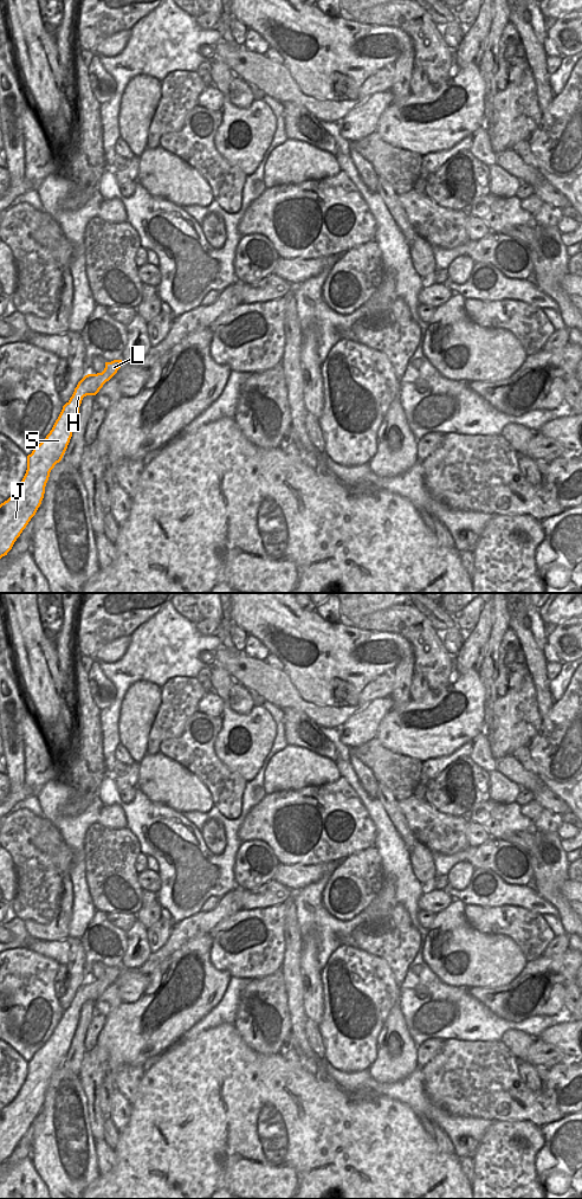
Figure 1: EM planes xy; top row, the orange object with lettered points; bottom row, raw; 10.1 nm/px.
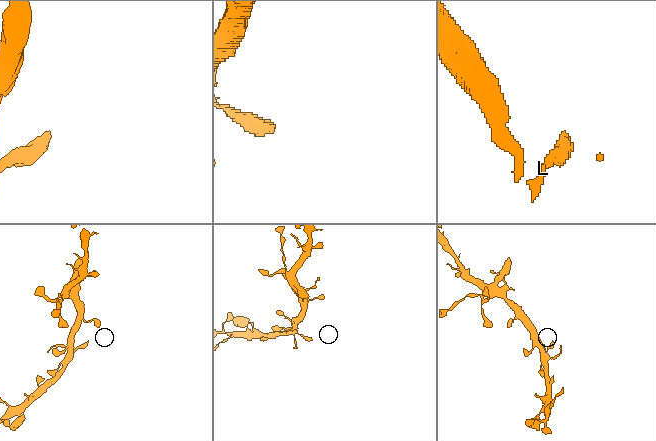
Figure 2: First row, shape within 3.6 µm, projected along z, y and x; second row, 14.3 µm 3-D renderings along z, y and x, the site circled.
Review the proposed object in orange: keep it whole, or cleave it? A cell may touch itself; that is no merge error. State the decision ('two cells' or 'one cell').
one cell

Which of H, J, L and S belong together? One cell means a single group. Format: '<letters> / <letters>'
H J L S

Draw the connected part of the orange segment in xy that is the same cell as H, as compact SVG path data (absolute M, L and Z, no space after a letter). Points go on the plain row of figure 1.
M122 966L105 968L102 979L85 981L75 994L70 1006L46 1044L27 1062L27 1076L17 1097L0 1110L0 1165L35 1121L45 1100L51 1076L67 1055L79 1021L79 1012L86 1001L96 1001L103 991L121 974Z

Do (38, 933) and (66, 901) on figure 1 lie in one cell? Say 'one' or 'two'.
one

